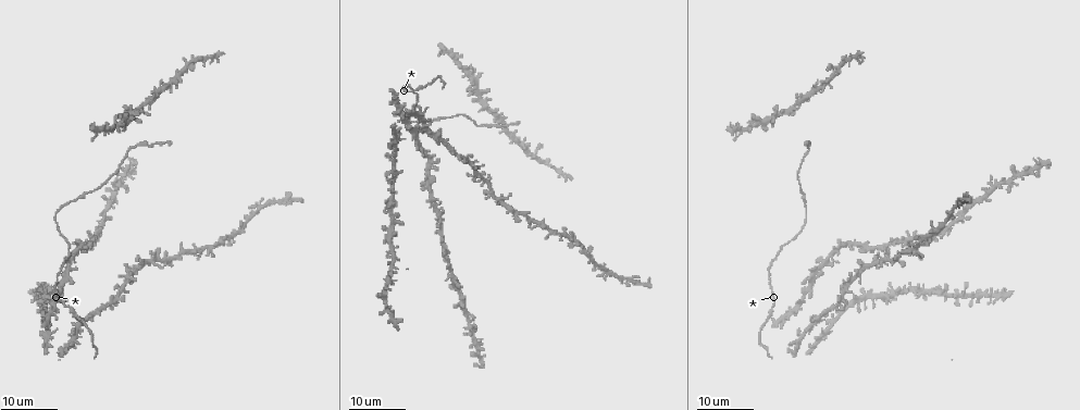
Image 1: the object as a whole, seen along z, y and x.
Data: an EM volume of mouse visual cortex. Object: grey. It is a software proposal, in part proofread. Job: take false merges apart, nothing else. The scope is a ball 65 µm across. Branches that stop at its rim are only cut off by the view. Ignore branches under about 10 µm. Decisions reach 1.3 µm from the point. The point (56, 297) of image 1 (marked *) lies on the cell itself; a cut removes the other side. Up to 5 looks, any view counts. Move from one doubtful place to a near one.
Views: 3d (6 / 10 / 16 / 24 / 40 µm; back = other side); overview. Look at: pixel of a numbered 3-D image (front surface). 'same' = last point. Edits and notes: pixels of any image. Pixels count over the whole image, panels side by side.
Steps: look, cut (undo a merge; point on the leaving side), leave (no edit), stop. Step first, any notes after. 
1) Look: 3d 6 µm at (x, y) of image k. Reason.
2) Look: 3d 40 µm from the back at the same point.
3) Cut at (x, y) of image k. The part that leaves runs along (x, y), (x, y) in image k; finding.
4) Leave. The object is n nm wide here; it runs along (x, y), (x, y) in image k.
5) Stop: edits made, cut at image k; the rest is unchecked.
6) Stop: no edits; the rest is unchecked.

Look: 3d 16 µm at (401, 111) of image 1. Four or more arms meet.

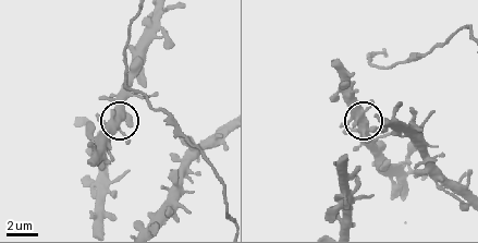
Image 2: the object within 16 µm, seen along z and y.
Look: 3d 10 µm at (361, 118) of image 2.

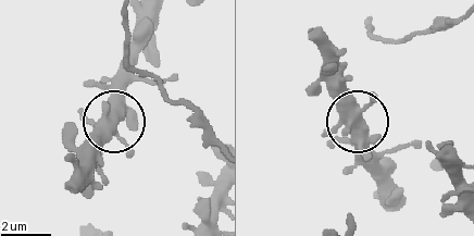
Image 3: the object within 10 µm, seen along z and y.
Leave. 5 arms meet here; all the same cell.

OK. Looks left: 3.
Look: 3d 24 µm at (828, 260) of image 1. Side arm on a straight run.

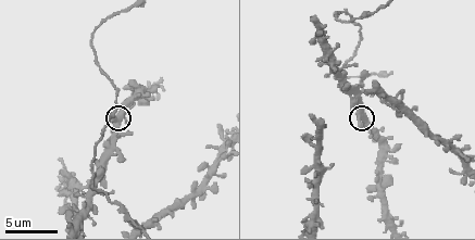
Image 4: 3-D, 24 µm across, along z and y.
Look: 3d 10 µm at (363, 120) of image 4.

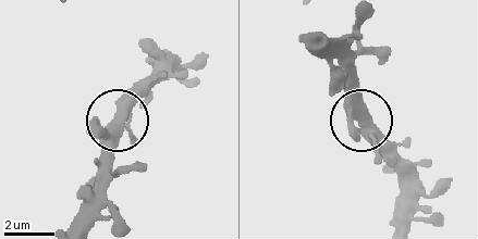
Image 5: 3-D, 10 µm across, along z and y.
Leave. 3 arms meet here; one cell here.

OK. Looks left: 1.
Stop: no edits; the rest is unchecked.

